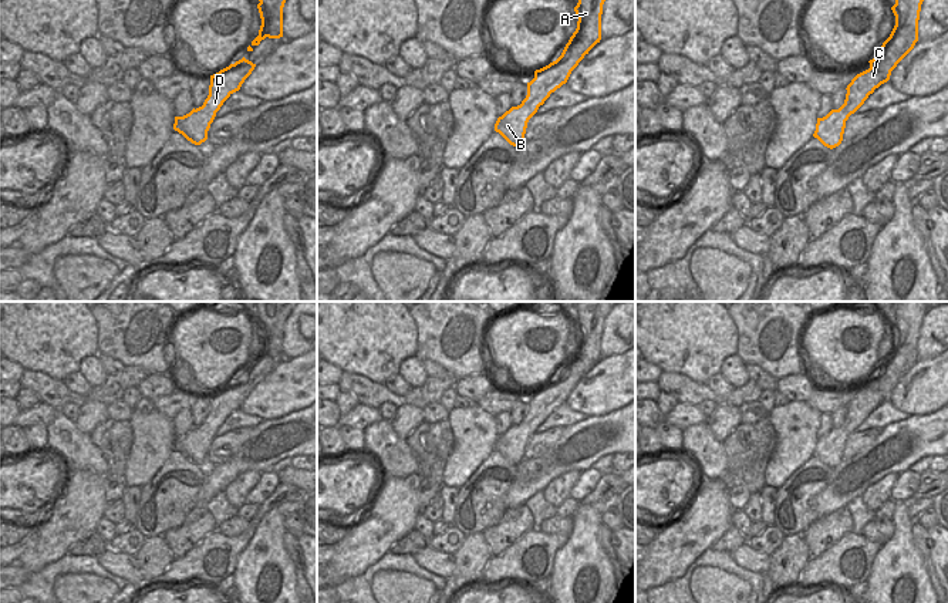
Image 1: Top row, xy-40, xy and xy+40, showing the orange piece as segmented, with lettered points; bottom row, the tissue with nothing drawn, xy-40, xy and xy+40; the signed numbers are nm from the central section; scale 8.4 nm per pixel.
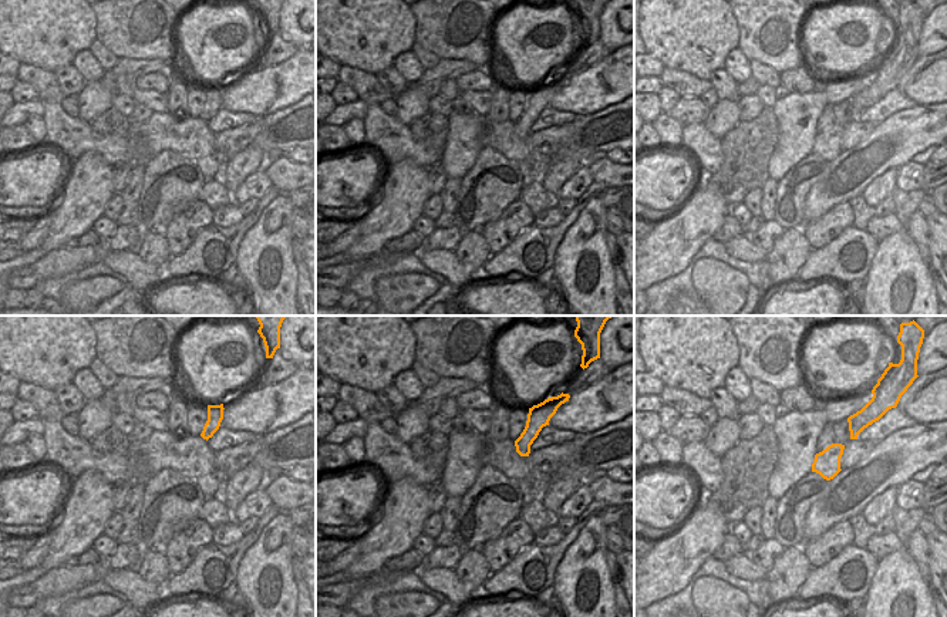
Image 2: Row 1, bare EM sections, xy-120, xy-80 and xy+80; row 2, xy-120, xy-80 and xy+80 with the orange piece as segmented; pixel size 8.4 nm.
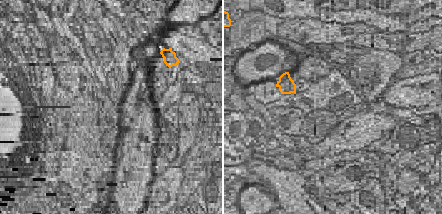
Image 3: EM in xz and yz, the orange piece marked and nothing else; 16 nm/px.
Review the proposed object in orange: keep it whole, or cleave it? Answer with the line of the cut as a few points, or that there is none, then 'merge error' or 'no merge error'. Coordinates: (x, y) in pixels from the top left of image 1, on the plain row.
xy (590, 363), (577, 360), (564, 381), (556, 379) | merge error

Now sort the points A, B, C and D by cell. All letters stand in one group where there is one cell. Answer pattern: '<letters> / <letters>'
A / B C D

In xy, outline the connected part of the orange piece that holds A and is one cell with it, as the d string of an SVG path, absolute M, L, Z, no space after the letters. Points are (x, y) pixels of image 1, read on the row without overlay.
M577 302L578 321L574 330L578 336L577 347L566 363L560 383L566 383L571 373L573 364L578 360L588 361L593 367L601 358L601 333L603 323L617 302Z

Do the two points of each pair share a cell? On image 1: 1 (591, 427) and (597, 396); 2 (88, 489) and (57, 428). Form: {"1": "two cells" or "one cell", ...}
{"1": "two cells", "2": "two cells"}

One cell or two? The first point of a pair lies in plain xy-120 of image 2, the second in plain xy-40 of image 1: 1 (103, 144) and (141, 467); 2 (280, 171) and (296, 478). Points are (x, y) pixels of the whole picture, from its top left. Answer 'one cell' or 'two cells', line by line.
1: two cells
2: one cell

